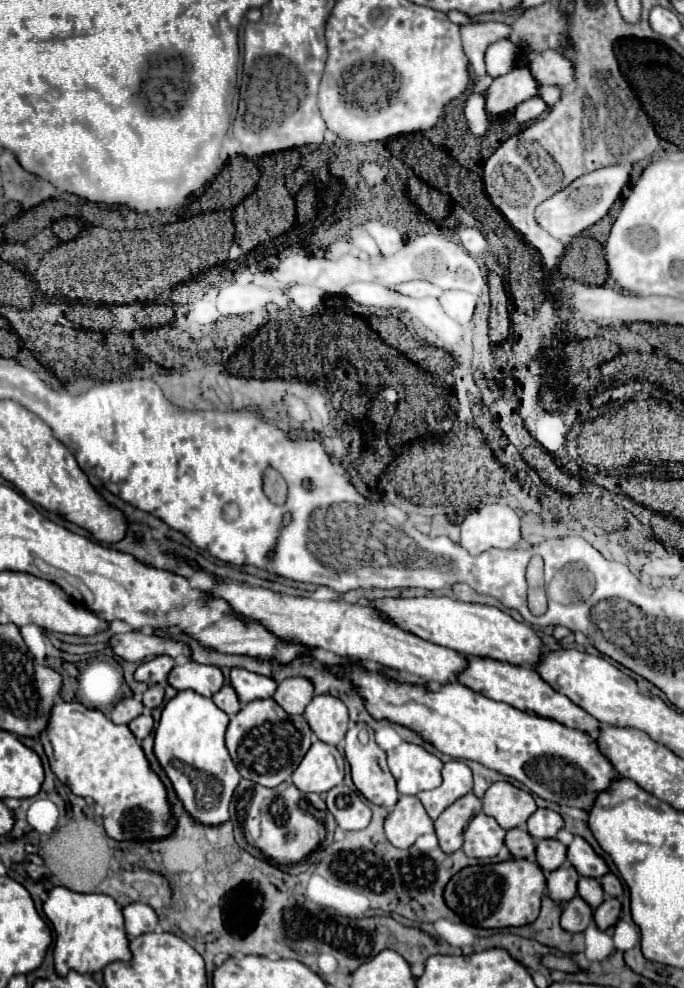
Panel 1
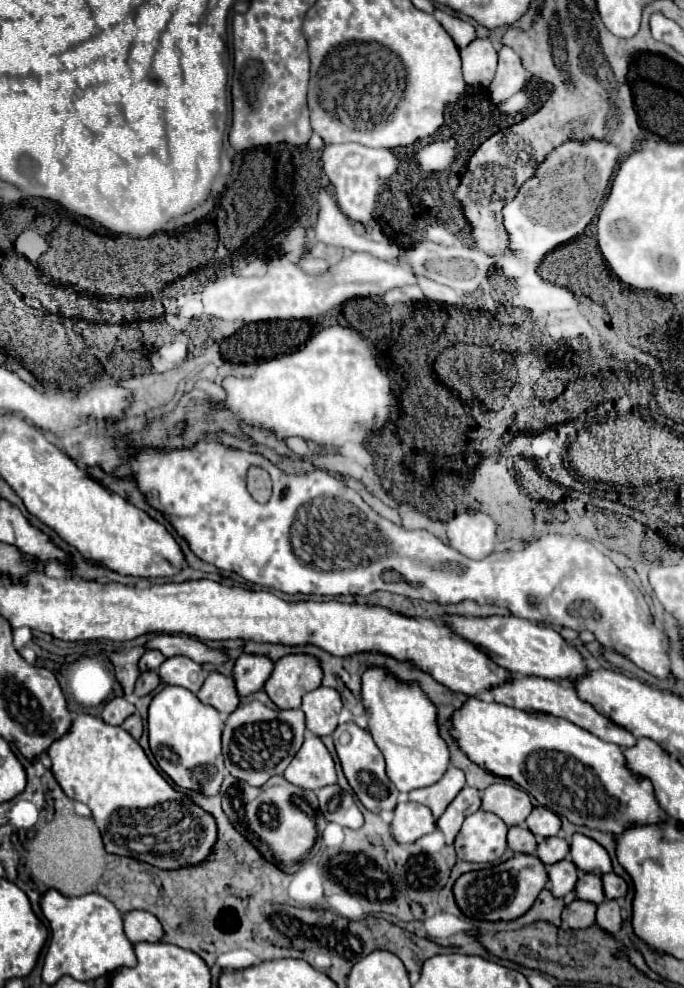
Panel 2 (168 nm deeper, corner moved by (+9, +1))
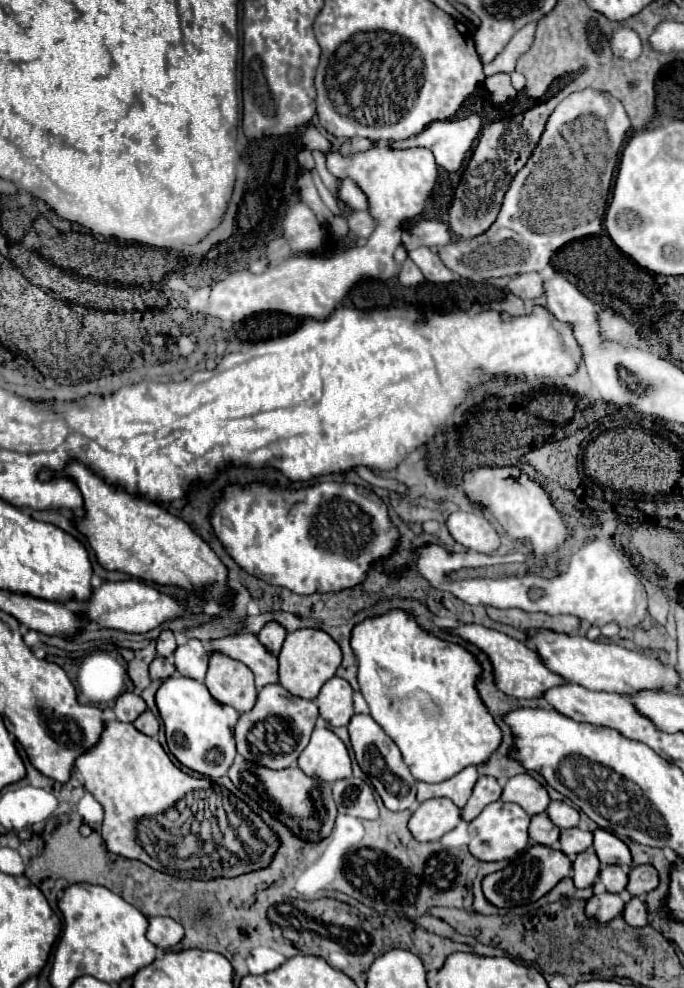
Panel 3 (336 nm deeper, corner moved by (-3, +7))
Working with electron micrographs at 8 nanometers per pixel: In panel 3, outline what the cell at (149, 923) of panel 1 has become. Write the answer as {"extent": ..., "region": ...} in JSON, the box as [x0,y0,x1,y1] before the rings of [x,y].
{"extent":[147,916,185,950],"region":[[[155,916],[155,918],[149,920],[147,938],[149,938],[149,942],[153,942],[161,950],[169,950],[175,944],[179,944],[183,934],[185,934],[183,926],[179,922],[175,922],[173,918]]]}

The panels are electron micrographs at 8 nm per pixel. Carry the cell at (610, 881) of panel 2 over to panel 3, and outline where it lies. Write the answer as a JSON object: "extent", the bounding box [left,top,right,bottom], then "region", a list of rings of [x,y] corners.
{"extent":[629,864,659,896],"region":[[[651,864],[645,866],[637,866],[629,870],[629,894],[631,896],[641,896],[645,892],[651,892],[653,888],[657,888],[659,884],[659,874]]]}

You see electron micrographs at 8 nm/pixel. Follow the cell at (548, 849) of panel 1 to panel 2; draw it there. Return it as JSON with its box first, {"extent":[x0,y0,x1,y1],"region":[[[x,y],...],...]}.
{"extent":[537,836,569,866],"region":[[[557,836],[551,838],[539,838],[537,844],[537,856],[545,866],[551,866],[559,860],[565,860],[569,854],[569,844]]]}

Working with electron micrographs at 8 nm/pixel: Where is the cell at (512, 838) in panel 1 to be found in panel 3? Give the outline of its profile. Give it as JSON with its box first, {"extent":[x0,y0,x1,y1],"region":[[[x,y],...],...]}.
{"extent":[529,812,561,846],"region":[[[545,812],[531,818],[529,836],[533,842],[543,844],[543,846],[557,846],[559,834],[561,834],[561,830],[551,822],[551,818]]]}

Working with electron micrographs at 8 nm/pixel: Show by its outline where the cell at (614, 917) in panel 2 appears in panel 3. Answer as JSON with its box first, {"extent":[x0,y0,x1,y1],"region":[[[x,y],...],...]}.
{"extent":[623,898,649,926],"region":[[[633,898],[633,900],[625,906],[623,918],[625,918],[627,924],[631,924],[631,926],[645,926],[645,924],[649,924],[645,904],[643,904],[639,898]]]}

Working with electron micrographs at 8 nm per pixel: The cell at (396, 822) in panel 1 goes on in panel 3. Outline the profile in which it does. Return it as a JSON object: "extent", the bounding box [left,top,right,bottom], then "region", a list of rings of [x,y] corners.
{"extent":[409,798,461,842],"region":[[[433,798],[423,802],[409,820],[409,830],[419,842],[439,840],[461,822],[461,810],[449,798]]]}

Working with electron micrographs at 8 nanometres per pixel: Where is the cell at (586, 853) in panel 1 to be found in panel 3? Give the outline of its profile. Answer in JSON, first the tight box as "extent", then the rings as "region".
{"extent":[593,828,631,866],"region":[[[597,828],[593,834],[595,834],[593,848],[601,864],[619,864],[619,866],[631,864],[631,852],[623,840],[619,840],[615,834],[601,828]]]}

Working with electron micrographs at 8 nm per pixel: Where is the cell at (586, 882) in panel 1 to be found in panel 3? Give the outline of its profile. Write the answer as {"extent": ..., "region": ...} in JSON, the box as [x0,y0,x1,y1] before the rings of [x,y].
{"extent":[599,866,627,892],"region":[[[601,866],[601,874],[599,880],[605,884],[605,888],[609,892],[623,892],[627,886],[627,870],[623,870],[621,866]]]}

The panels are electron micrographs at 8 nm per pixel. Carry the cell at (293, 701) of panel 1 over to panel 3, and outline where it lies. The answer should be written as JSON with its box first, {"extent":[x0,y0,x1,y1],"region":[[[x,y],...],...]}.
{"extent":[279,628,341,700],"region":[[[301,628],[289,632],[283,642],[283,648],[279,652],[279,682],[293,696],[313,700],[319,694],[321,686],[335,676],[339,664],[341,664],[341,648],[325,630]]]}

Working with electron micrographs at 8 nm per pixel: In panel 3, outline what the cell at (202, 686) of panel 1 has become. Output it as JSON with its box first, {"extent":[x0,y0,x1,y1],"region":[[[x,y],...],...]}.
{"extent":[173,638,209,682],"region":[[[189,638],[185,644],[177,646],[175,654],[173,654],[173,662],[177,666],[177,670],[193,680],[203,682],[205,680],[205,672],[207,672],[207,662],[209,662],[209,654],[203,648],[201,640]]]}

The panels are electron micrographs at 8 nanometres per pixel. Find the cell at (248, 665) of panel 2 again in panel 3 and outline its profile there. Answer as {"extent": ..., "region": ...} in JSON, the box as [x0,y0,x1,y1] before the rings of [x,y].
{"extent":[257,622,287,654],"region":[[[267,622],[267,624],[259,630],[259,634],[257,634],[257,638],[261,640],[261,644],[265,644],[265,646],[267,646],[269,650],[273,650],[275,654],[281,650],[285,636],[287,636],[287,630],[285,630],[279,622]]]}

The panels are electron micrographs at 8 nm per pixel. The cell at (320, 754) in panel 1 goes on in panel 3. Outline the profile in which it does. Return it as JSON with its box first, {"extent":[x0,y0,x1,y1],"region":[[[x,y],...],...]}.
{"extent":[299,726,351,782],"region":[[[317,726],[311,734],[311,742],[299,756],[299,768],[307,776],[335,782],[351,776],[351,758],[341,738],[327,726]]]}

